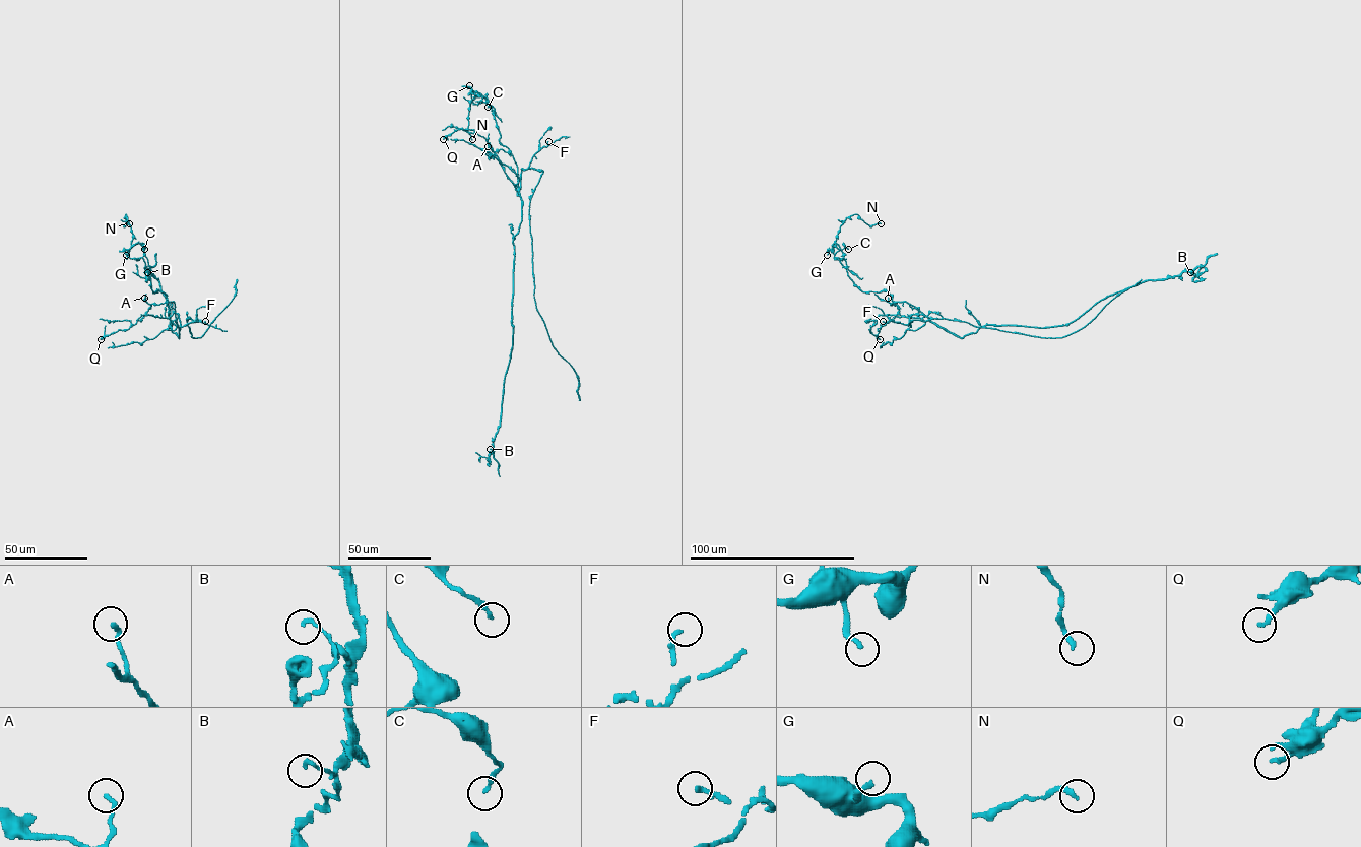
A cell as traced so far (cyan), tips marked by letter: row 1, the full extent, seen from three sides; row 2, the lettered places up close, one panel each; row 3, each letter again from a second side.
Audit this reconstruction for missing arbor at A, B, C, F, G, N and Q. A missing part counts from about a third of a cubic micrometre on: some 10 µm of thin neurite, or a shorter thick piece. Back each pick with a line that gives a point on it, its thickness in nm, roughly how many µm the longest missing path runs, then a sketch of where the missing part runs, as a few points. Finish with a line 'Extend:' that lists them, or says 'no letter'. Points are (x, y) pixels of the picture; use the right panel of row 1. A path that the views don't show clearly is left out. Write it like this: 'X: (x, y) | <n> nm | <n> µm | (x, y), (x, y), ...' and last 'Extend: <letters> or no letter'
F: (883, 321) | 200 nm | 8 µm
Extend: F

